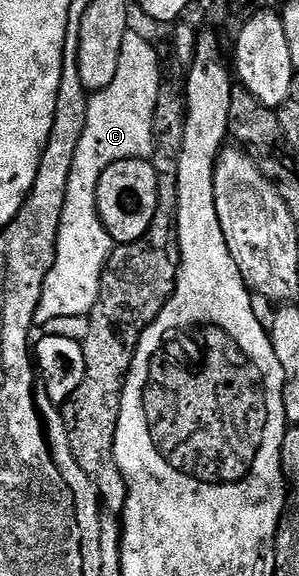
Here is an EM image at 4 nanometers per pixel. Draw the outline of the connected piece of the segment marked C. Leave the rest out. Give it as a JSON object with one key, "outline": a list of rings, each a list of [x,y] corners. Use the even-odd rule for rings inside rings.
{"outline":[[[127,31],[124,35],[120,63],[112,83],[93,94],[88,103],[84,131],[68,174],[68,195],[64,195],[64,215],[58,228],[54,266],[44,279],[40,303],[34,312],[34,325],[38,327],[45,327],[48,319],[64,319],[64,315],[85,317],[92,311],[100,291],[102,268],[116,245],[98,214],[100,175],[117,161],[133,157],[150,159],[154,155],[152,115],[164,84],[149,39],[134,32]]]}

